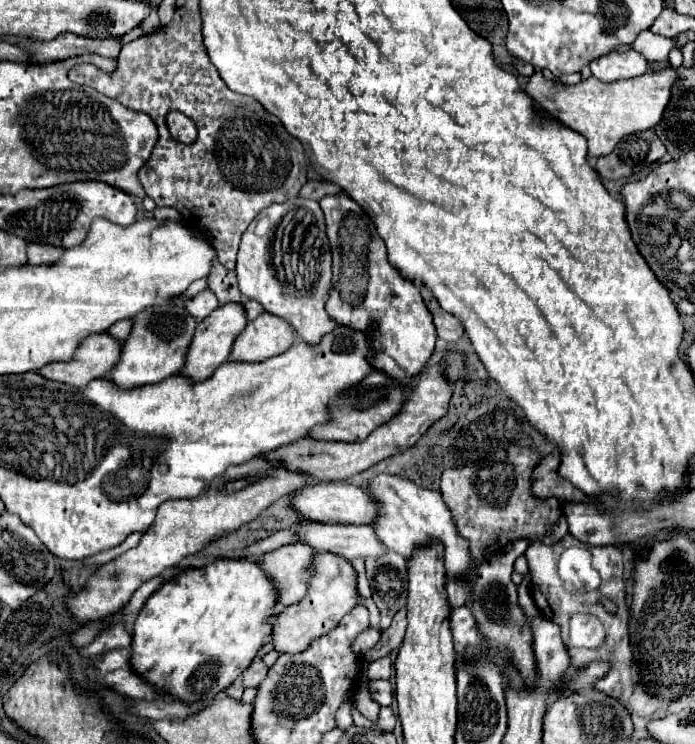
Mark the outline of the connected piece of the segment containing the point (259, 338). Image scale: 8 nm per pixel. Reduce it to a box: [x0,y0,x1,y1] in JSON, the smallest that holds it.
[230,312,298,360]

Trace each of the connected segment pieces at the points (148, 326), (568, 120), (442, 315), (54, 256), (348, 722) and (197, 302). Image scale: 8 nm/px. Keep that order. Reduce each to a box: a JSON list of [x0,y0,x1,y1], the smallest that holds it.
[[108,306,198,388],[526,68,678,158],[424,296,464,342],[28,244,64,264],[336,700,353,728],[186,290,220,320]]

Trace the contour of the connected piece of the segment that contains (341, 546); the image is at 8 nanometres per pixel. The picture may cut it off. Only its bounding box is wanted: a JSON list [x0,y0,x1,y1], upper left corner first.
[300,522,388,560]

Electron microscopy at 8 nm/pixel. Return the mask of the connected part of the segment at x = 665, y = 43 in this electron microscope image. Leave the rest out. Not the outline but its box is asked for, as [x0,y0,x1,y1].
[632,30,674,62]

